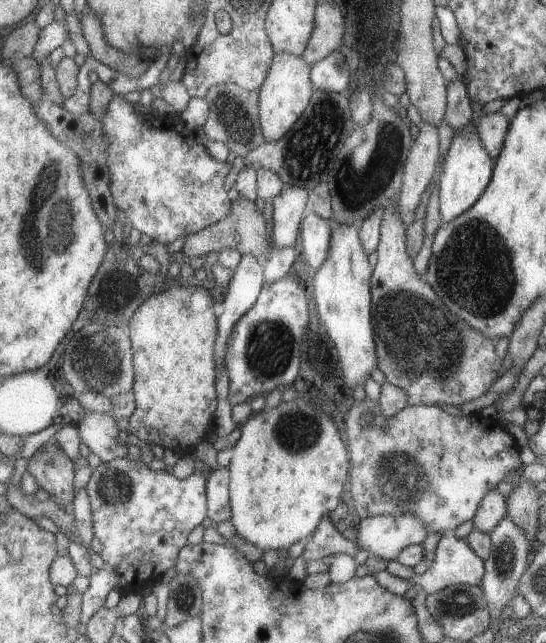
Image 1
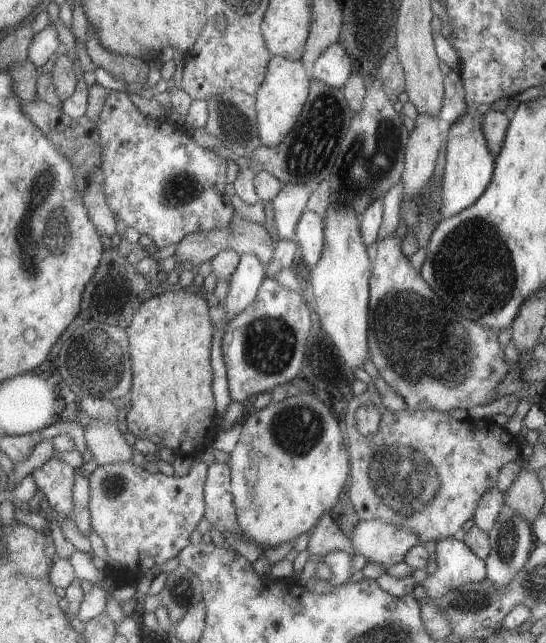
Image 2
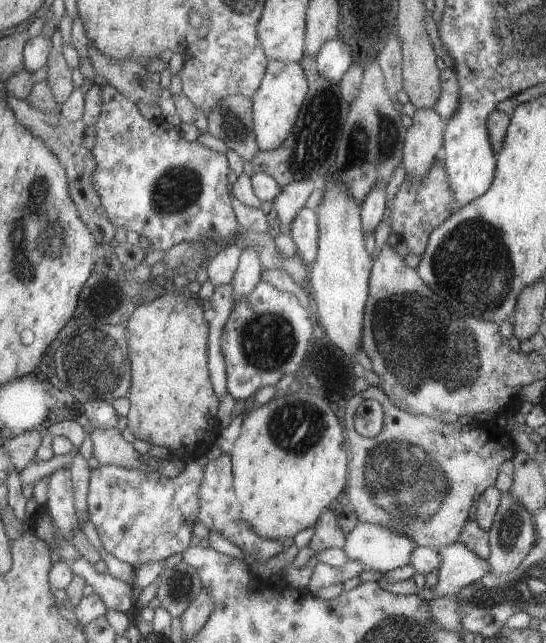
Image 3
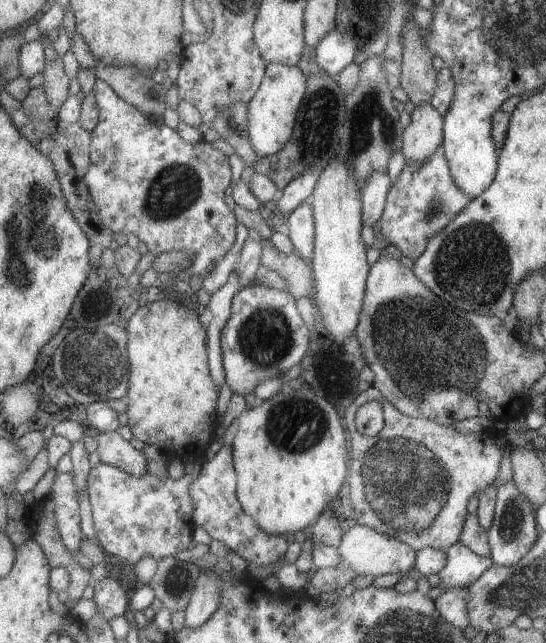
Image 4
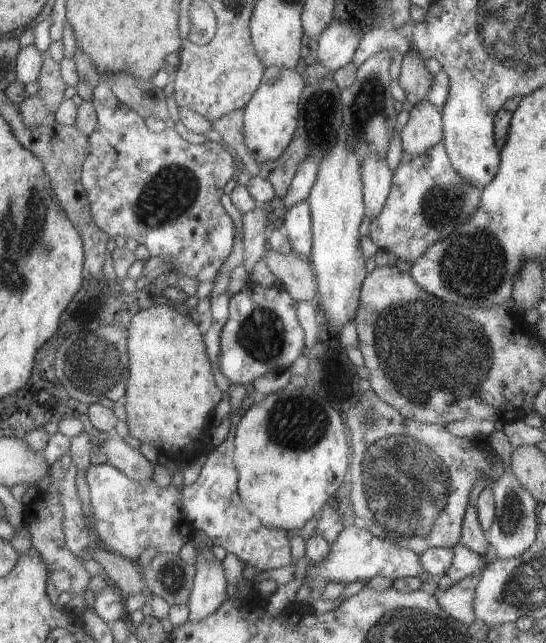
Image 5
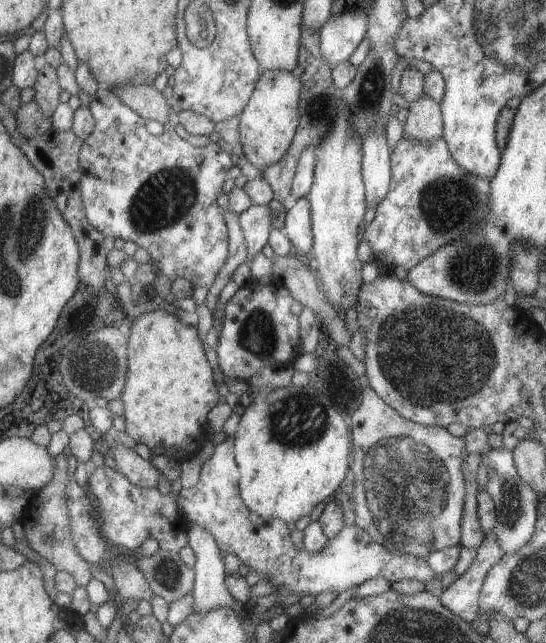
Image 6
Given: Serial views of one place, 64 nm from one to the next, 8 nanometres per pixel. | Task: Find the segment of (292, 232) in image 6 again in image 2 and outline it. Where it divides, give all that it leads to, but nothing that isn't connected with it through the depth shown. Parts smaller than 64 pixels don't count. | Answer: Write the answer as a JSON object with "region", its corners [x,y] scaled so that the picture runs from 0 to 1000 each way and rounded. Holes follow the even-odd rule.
{"region":[[[555,328],[540,347],[538,362],[537,375],[551,386],[544,401],[568,418],[581,411],[590,387],[590,339],[575,328]]]}

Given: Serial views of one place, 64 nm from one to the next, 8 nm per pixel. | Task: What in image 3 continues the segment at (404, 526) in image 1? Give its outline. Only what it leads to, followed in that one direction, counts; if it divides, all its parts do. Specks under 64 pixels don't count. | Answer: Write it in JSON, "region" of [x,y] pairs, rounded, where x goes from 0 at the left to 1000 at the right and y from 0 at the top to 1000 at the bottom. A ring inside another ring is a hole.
{"region":[[[656,812],[650,821],[634,830],[626,854],[639,874],[659,874],[667,886],[687,886],[701,893],[749,879],[749,865],[760,851],[762,846],[744,834],[723,830],[694,816]]]}

